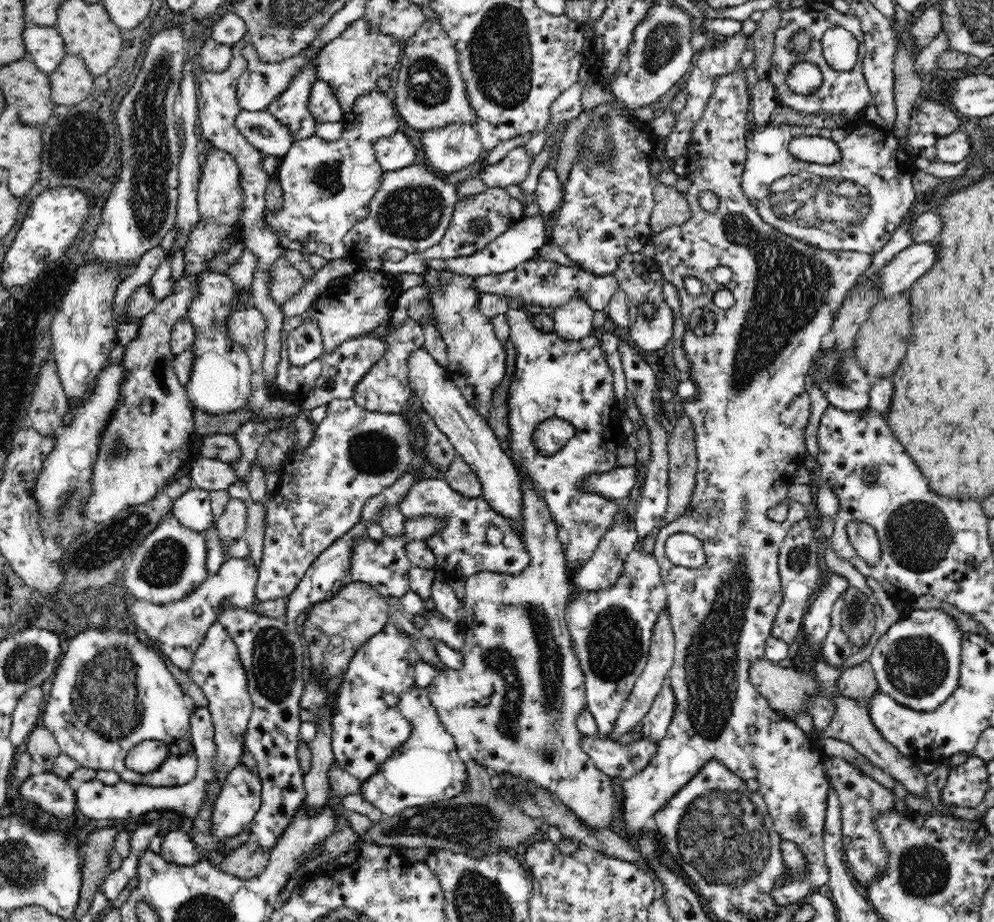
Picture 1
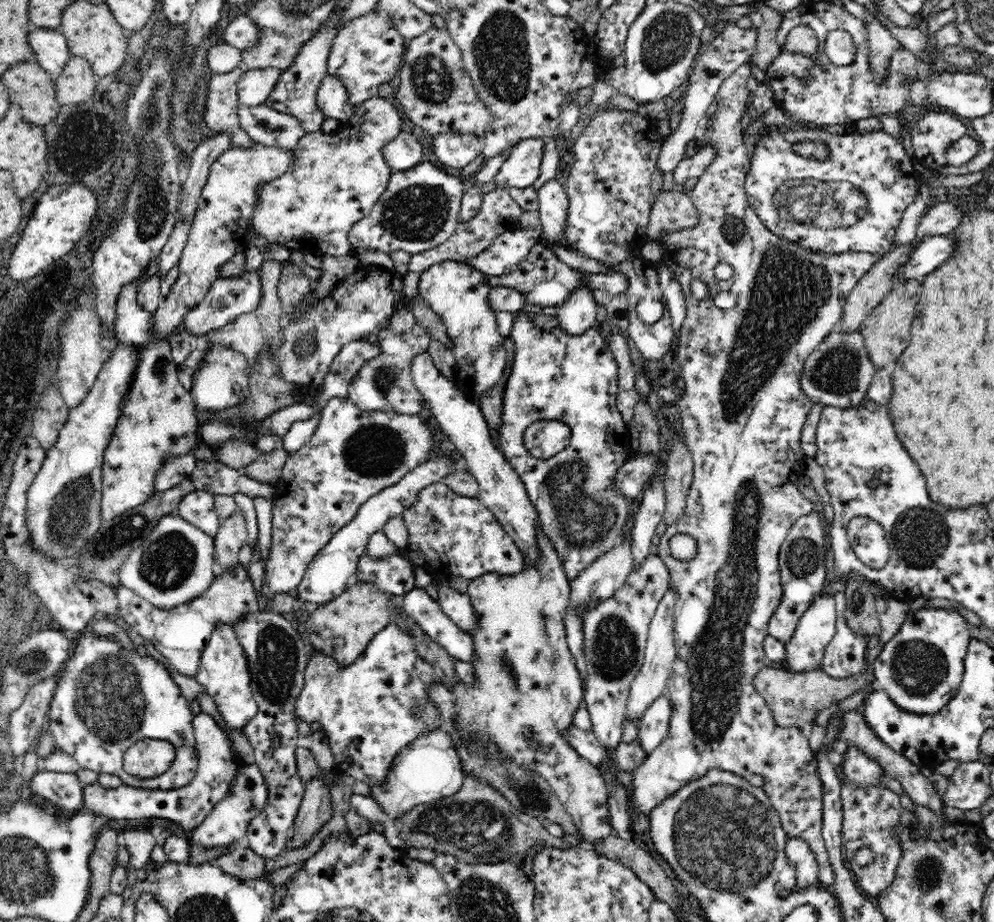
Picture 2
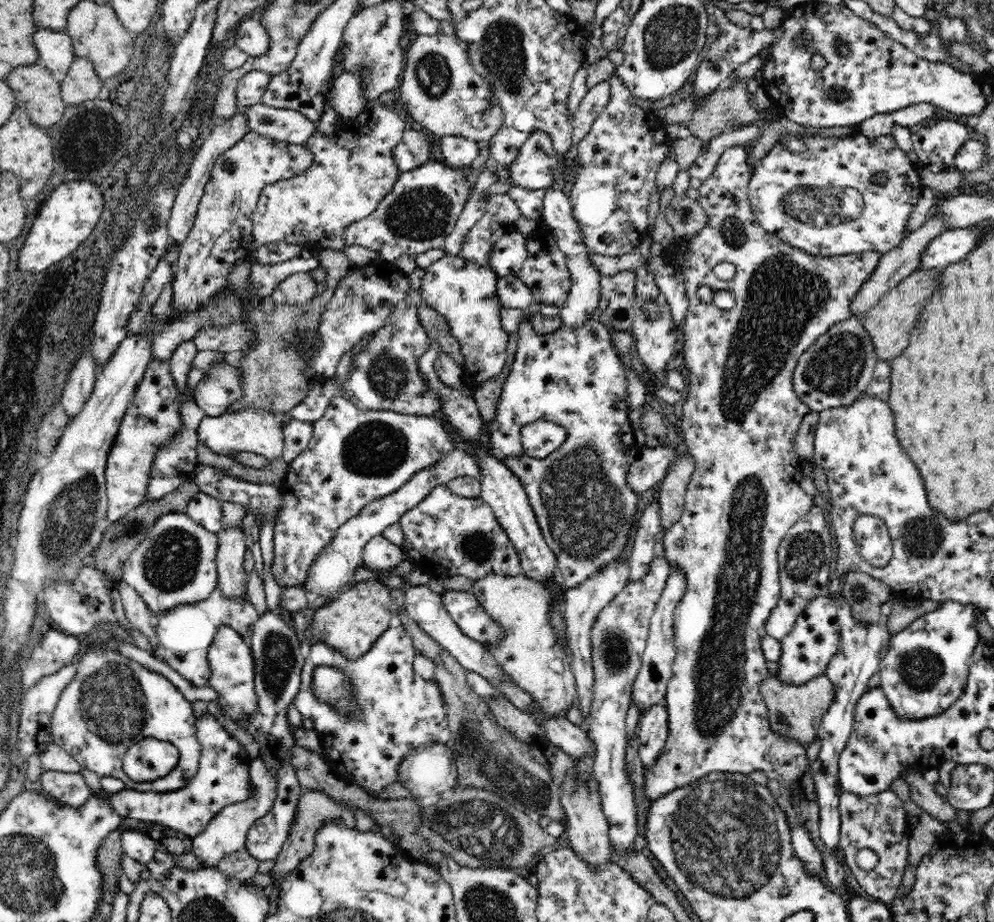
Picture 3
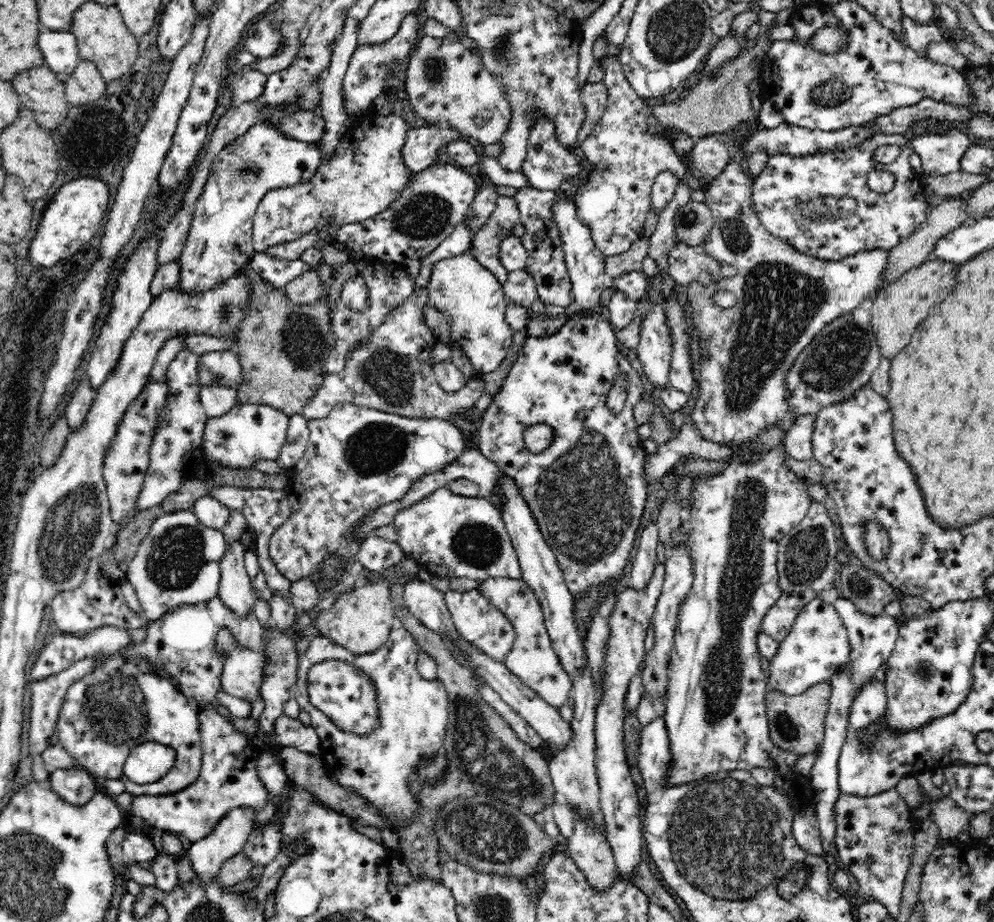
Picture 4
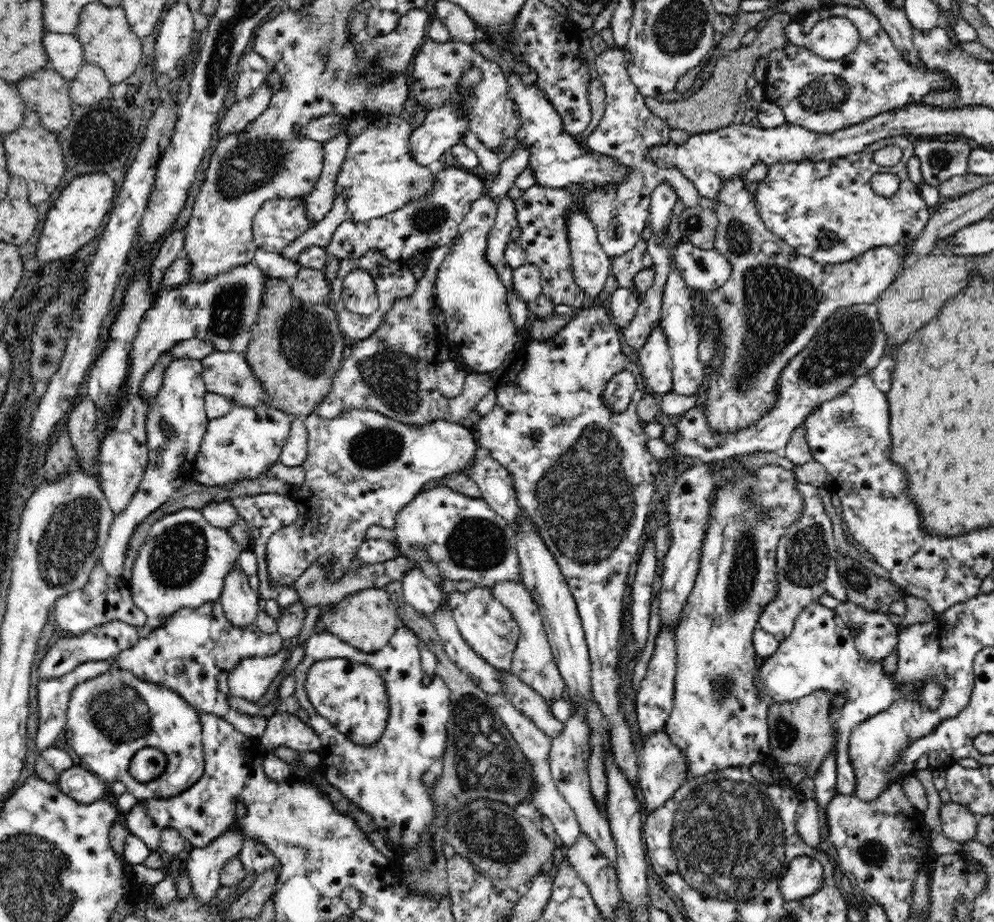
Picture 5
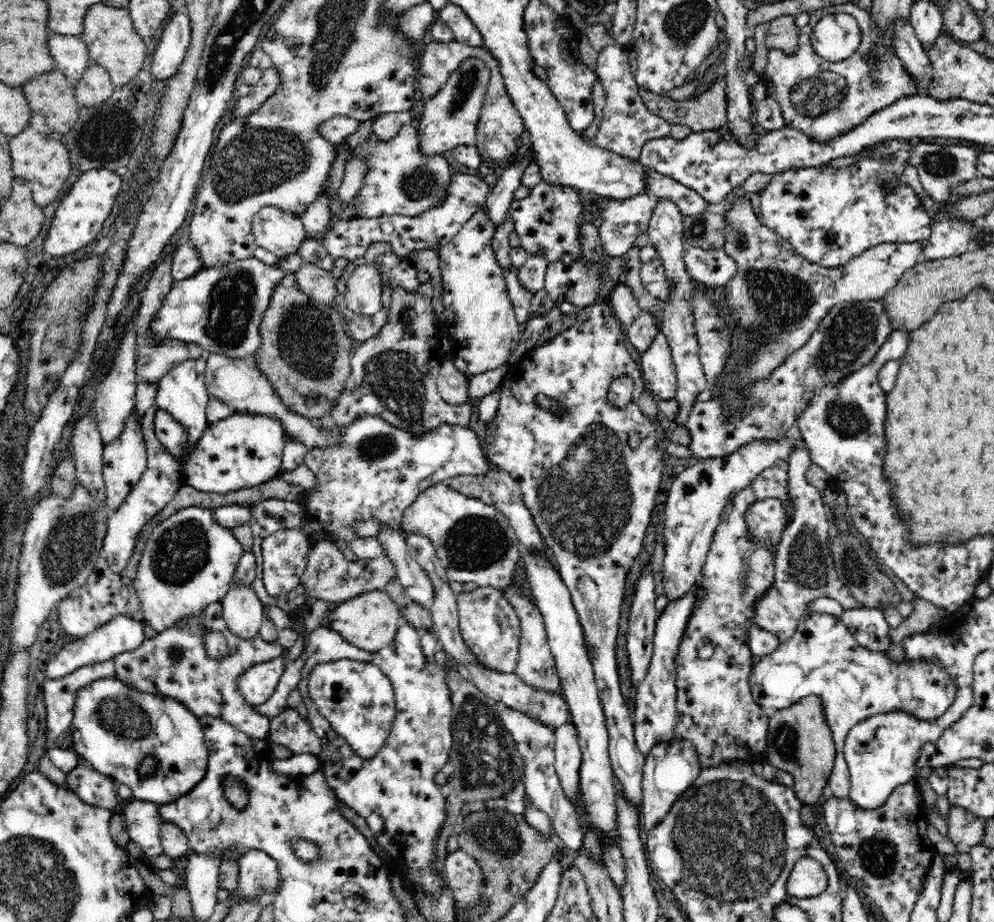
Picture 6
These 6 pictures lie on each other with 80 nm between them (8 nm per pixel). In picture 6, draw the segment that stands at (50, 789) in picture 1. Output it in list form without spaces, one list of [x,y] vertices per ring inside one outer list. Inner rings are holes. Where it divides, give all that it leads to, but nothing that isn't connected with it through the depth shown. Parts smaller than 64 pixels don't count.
[[[83,761],[65,774],[65,788],[76,793],[84,803],[106,807],[111,811],[116,811],[120,804],[117,785],[112,777],[102,775]]]

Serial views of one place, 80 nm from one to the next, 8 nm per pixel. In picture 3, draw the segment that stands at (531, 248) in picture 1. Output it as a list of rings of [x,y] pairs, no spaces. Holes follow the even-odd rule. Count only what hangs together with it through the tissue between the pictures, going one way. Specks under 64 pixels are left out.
[[[517,230],[504,234],[494,244],[494,250],[486,266],[496,273],[497,278],[514,275],[521,269],[527,257],[527,242],[530,237]]]

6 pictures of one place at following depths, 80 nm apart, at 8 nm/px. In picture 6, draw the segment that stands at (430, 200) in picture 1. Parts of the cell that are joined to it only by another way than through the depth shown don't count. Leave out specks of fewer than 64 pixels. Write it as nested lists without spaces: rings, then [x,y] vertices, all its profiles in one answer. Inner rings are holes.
[[[456,173],[449,176],[449,183],[445,186],[445,193],[439,203],[426,207],[415,215],[379,216],[376,218],[352,218],[348,221],[336,220],[325,232],[323,239],[318,240],[333,258],[356,260],[365,254],[372,244],[387,244],[396,256],[406,258],[413,250],[432,249],[439,251],[446,246],[460,232],[460,227],[468,222],[468,218],[486,202],[490,186],[483,178],[466,173]]]

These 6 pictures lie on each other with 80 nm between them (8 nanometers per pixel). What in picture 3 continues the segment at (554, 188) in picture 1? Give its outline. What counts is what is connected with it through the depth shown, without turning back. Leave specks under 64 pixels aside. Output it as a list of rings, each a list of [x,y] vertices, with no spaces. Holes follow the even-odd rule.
[[[550,187],[546,190],[546,196],[542,198],[542,217],[543,224],[546,224],[552,239],[556,241],[558,248],[567,258],[567,267],[571,276],[571,288],[569,295],[563,306],[560,308],[560,320],[564,325],[572,328],[580,328],[588,321],[596,318],[595,310],[600,302],[600,280],[601,274],[596,265],[592,265],[590,252],[584,246],[581,240],[580,231],[577,230],[576,219],[572,217],[572,203],[566,194],[566,191],[557,191]]]

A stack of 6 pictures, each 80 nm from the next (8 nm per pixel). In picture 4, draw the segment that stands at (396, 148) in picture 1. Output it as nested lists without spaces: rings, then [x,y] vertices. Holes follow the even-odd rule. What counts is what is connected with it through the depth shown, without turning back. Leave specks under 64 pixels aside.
[[[432,125],[410,128],[406,134],[404,146],[402,146],[405,168],[416,173],[424,170],[425,167],[436,164],[440,148],[444,148],[446,143],[458,138],[470,142],[475,147],[478,157],[484,157],[480,143],[472,137],[464,136],[464,133],[453,132]]]

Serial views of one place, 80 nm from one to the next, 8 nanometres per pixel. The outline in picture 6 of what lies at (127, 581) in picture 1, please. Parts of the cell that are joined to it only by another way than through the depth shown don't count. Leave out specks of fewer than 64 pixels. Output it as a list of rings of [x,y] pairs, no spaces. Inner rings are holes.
[[[188,507],[164,519],[149,534],[140,562],[137,563],[136,578],[133,579],[133,592],[140,601],[144,623],[160,632],[173,626],[180,618],[200,616],[200,612],[208,605],[221,603],[230,590],[242,554],[242,545],[232,529],[220,526],[212,515],[212,509]]]

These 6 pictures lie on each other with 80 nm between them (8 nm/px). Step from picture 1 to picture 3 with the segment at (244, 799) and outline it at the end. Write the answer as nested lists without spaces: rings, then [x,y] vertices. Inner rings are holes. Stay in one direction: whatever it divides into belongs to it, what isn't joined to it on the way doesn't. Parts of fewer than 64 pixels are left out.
[[[256,757],[248,768],[248,798],[244,802],[229,803],[222,810],[213,815],[212,821],[205,826],[205,830],[194,839],[188,841],[189,850],[194,851],[201,868],[216,869],[218,864],[230,854],[245,848],[248,832],[256,820],[270,812],[274,798],[276,798],[276,775],[268,769],[266,762]]]

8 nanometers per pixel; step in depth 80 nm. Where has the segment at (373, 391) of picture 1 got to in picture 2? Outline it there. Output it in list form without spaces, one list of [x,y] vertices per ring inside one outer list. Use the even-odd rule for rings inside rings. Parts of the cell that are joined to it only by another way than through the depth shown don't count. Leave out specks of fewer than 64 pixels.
[[[410,270],[403,272],[402,291],[404,300],[394,308],[386,328],[379,332],[380,356],[366,362],[358,370],[359,374],[354,376],[354,380],[350,384],[347,398],[361,410],[418,415],[424,409],[421,394],[413,385],[411,376],[412,360],[418,354],[427,352],[430,340],[432,340],[425,329],[418,325],[411,311],[414,308],[411,300],[418,294],[420,277],[421,273],[419,272]]]

